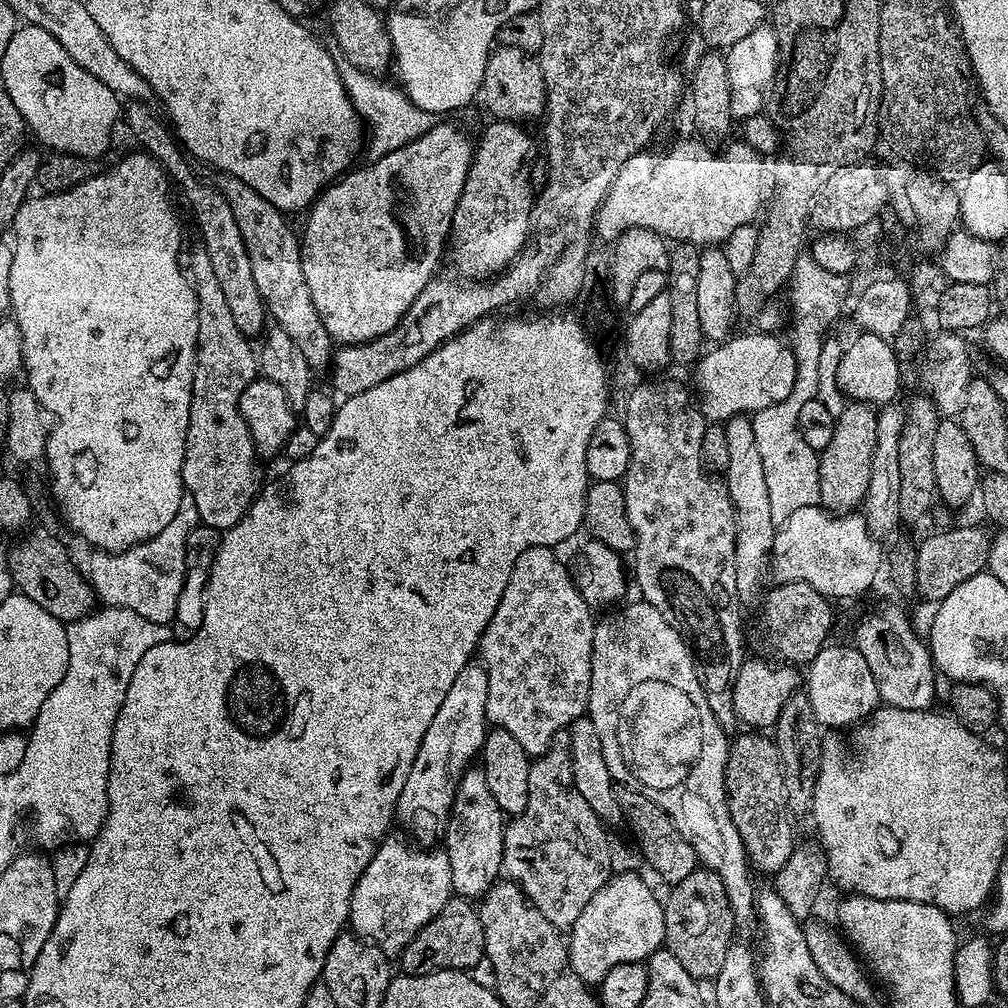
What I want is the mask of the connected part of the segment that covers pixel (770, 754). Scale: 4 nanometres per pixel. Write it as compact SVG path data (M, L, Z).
M760 732L744 733L748 734L739 733L729 745L724 775L727 804L731 821L737 827L747 850L749 863L755 871L760 870L772 876L789 861L796 845L785 776L775 741Z

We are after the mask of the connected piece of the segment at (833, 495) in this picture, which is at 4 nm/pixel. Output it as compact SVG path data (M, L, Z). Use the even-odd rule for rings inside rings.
M845 403L842 414L836 417L834 434L819 453L820 504L833 514L848 514L859 509L870 486L870 462L874 462L874 442L878 412L871 404Z

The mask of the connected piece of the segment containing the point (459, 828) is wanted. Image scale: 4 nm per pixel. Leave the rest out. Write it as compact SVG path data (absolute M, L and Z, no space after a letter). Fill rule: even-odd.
M469 767L456 786L452 813L448 816L448 827L442 836L443 847L450 858L452 890L455 895L482 898L501 879L505 827L506 817L498 802L494 802L490 786L486 786L483 767Z

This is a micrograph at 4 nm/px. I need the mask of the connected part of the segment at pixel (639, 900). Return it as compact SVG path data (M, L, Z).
M619 872L604 883L602 890L598 890L590 902L586 902L586 910L578 914L578 922L572 924L566 936L570 966L574 974L578 974L578 978L589 986L599 985L600 979L614 970L614 966L647 961L664 944L664 906L661 897L652 893L651 886L642 877L632 872Z

